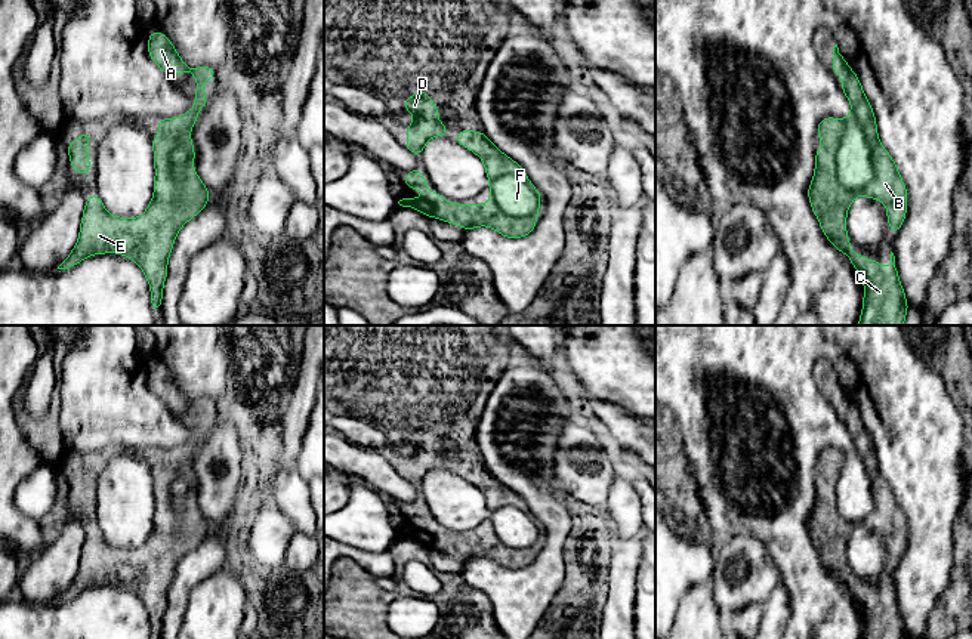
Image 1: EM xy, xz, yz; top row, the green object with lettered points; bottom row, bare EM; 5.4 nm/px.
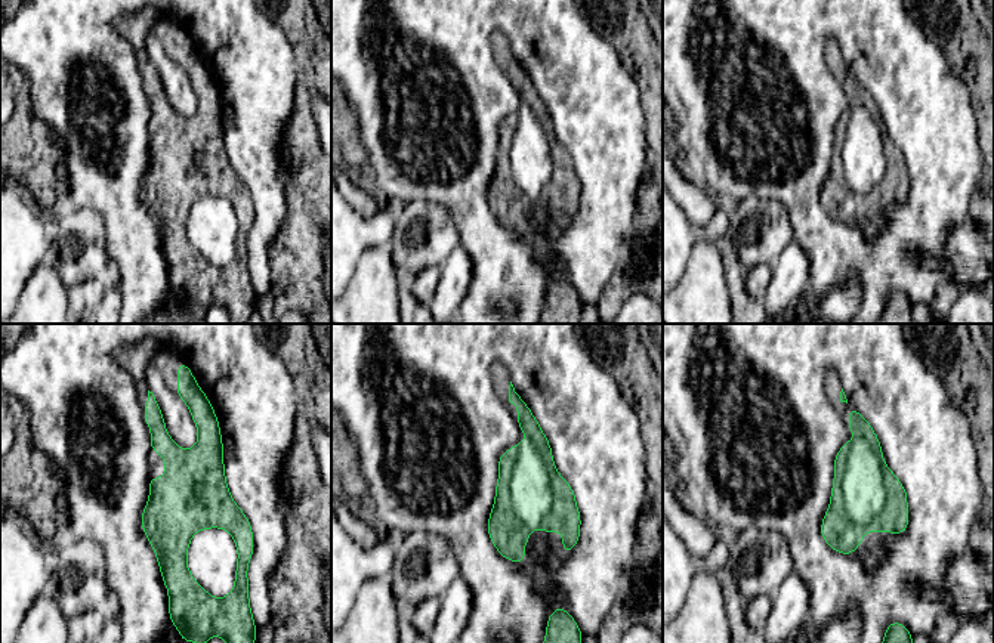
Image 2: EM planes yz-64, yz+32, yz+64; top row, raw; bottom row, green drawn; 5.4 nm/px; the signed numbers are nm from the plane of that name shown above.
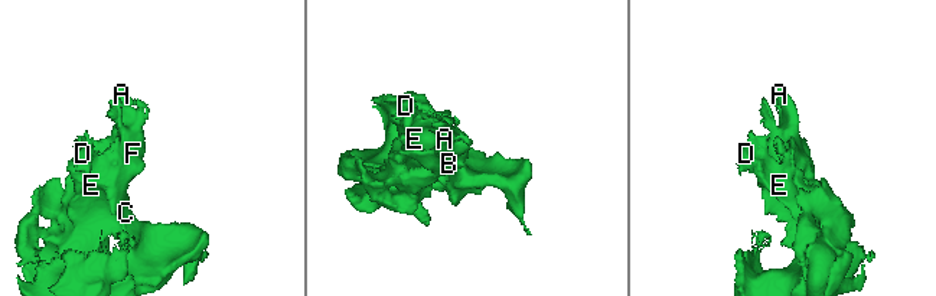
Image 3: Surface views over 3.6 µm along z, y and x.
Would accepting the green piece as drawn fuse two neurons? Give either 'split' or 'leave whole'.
split

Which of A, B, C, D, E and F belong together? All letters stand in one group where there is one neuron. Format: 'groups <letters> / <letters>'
groups A B C D E / F

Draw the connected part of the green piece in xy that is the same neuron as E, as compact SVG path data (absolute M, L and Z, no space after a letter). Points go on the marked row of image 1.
M158 31L149 34L148 53L167 75L194 74L197 83L194 108L179 118L163 118L155 123L160 133L152 138L154 197L145 213L136 219L115 217L92 191L93 195L86 198L77 244L58 269L70 269L92 254L120 253L142 268L151 287L151 308L158 312L176 234L210 200L210 192L194 167L186 167L179 180L173 178L170 154L178 142L191 143L189 130L197 123L197 112L206 106L207 92L201 83L213 80L216 71L212 67L188 68L169 37Z

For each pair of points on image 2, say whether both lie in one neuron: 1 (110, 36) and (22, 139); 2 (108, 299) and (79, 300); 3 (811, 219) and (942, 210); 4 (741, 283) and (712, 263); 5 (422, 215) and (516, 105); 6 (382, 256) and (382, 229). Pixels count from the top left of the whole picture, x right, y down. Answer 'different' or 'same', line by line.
1: different
2: different
3: same
4: different
5: different
6: different

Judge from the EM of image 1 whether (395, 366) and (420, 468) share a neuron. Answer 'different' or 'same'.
same

